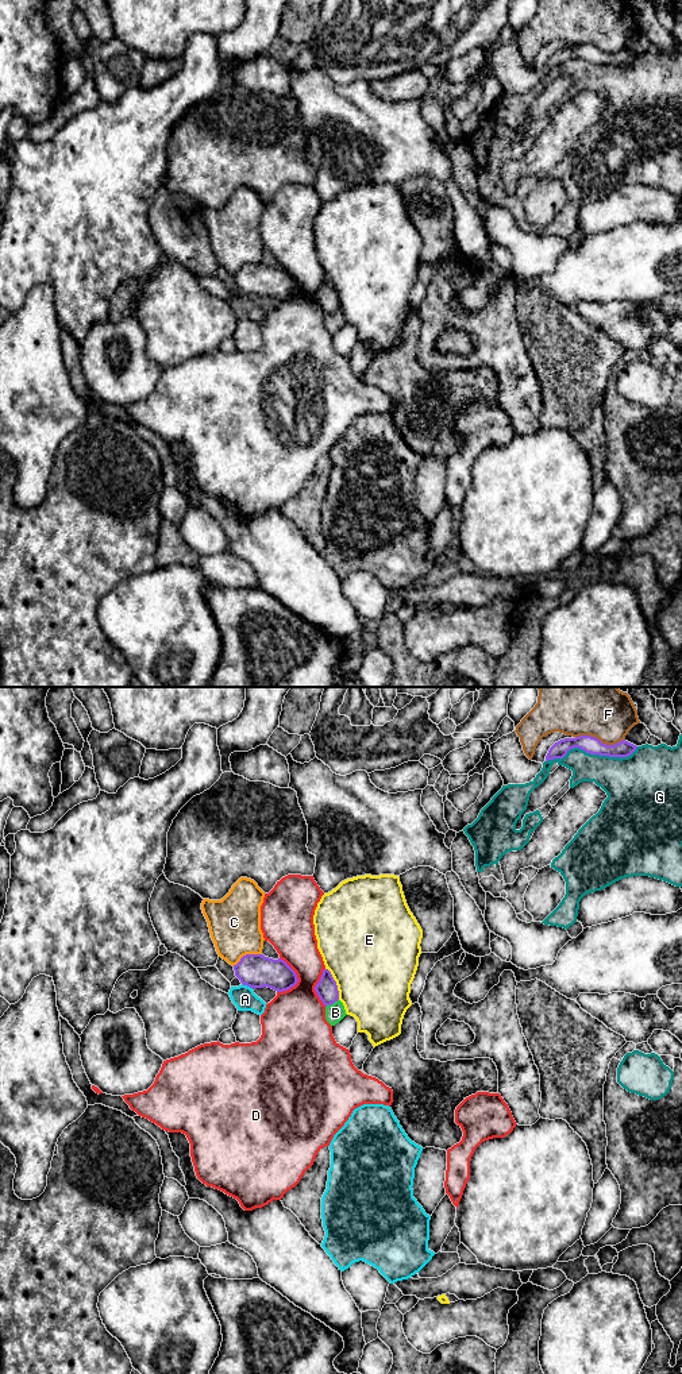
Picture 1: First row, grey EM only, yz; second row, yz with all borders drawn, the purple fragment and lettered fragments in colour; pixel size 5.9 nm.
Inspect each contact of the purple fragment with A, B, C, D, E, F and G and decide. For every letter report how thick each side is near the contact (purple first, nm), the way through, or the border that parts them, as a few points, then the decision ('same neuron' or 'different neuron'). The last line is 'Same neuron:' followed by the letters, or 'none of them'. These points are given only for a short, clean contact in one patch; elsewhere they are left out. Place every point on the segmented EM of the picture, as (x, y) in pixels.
A: calibres 200 and 140 nm; different neuron
B: calibres 130 and 110 nm; same neuron
C: calibres 200 and 320 nm; different neuron
D: calibres 200 and 380 nm; different neuron
E: calibres 130 and 480 nm; different neuron
F: calibres 100 and 420 nm; different neuron
G: calibres 100 and 260 nm; different neuron
Same neuron: B

